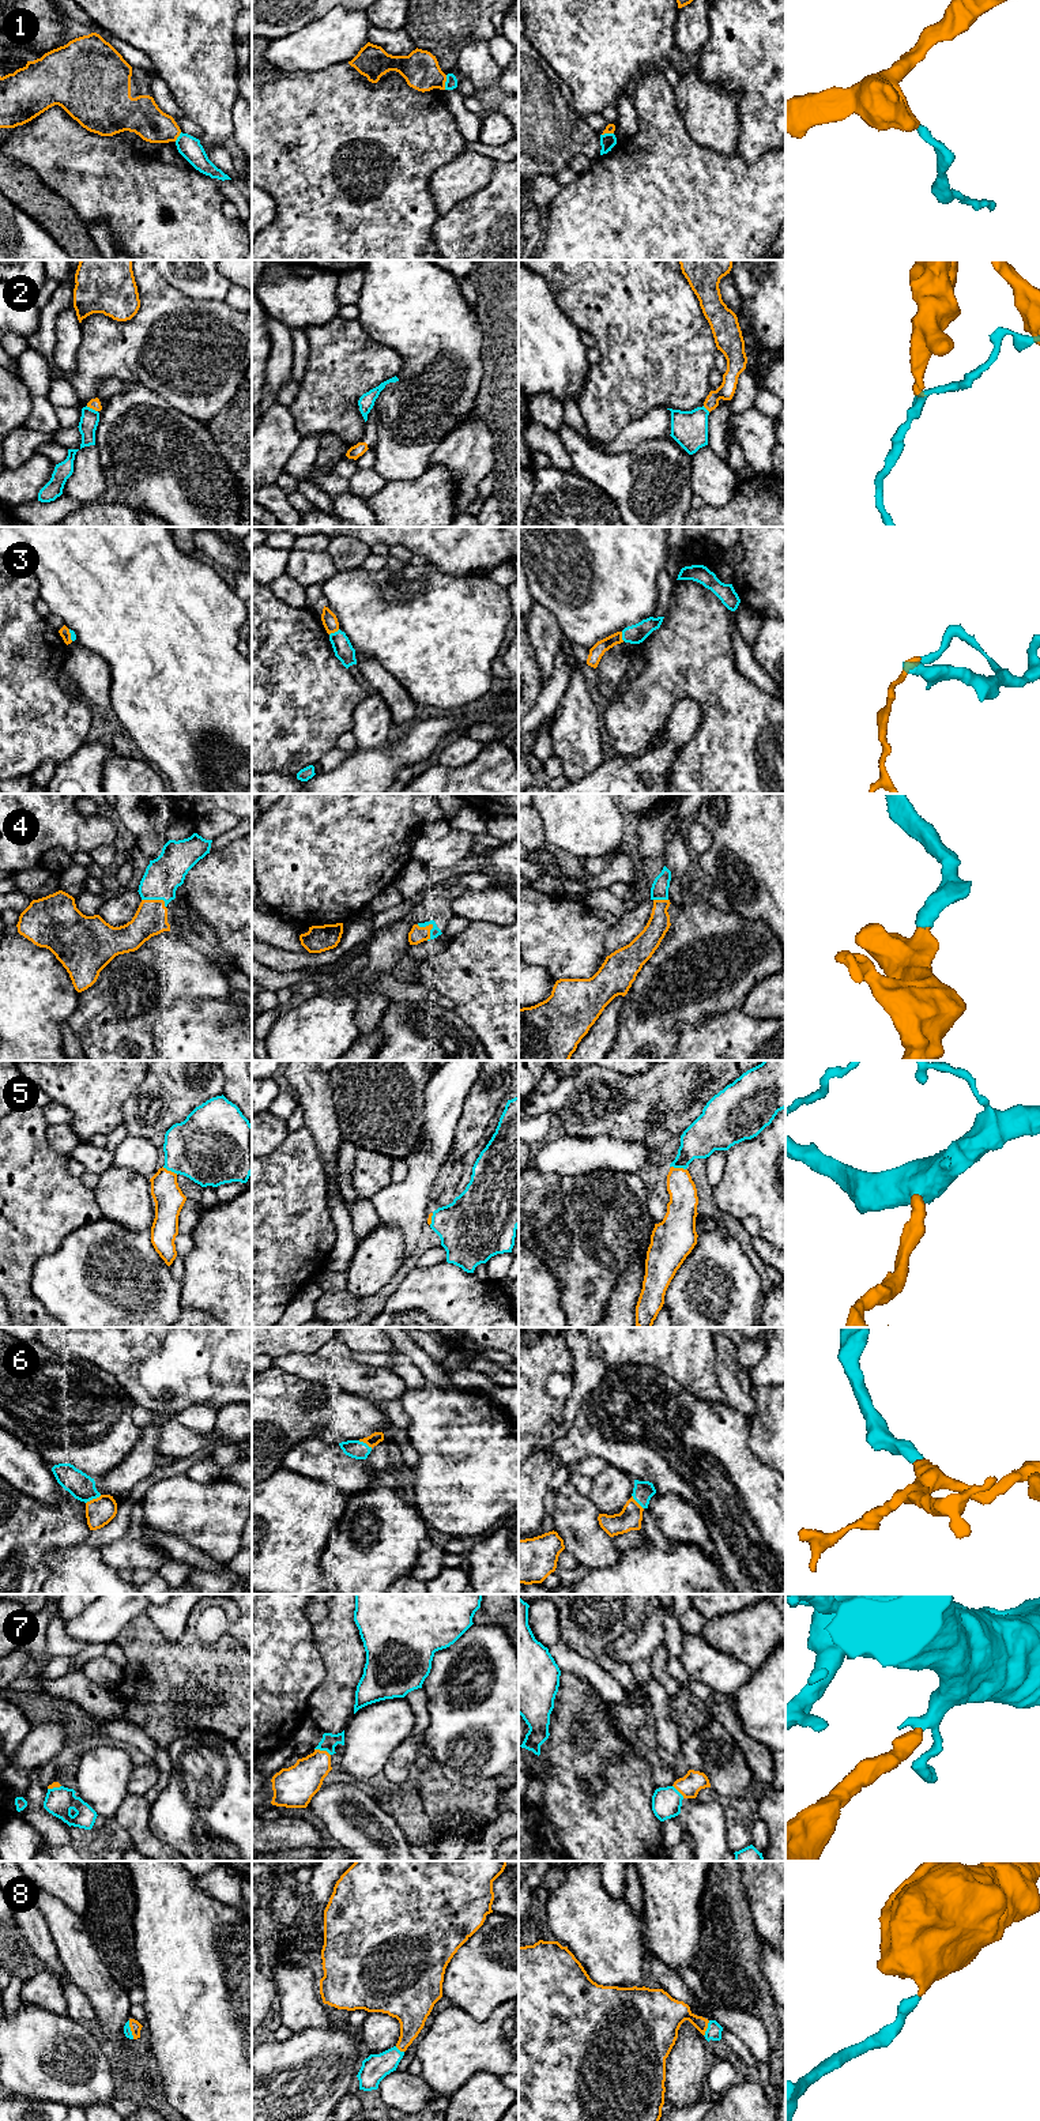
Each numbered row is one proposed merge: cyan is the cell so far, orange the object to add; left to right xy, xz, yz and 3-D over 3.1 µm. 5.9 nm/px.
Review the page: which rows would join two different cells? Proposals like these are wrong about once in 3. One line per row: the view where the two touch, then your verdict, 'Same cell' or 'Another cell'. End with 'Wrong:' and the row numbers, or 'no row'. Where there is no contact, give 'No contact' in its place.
1: Touches cyan in xz. Another cell
2: Touches cyan in xy. Another cell
3: Touches cyan in xz. Another cell
4: Touches cyan in xz. Same cell
5: Touches cyan in xy. Same cell
6: Touches cyan in xy. Same cell
7: Touches cyan in xz. Same cell
8: Touches cyan in yz. Same cell
Wrong: 1, 2, 3

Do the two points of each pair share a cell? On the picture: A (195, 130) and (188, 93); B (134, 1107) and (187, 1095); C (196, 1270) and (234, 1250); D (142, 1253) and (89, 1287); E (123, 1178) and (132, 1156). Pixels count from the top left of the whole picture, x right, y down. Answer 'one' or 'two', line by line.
A: two
B: one
C: one
D: one
E: two

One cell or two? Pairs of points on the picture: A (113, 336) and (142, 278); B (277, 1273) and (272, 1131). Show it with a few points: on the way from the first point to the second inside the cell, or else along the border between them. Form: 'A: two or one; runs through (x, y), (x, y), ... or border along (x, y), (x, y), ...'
A: one; runs through (130, 330), (147, 312), (147, 294)
B: two; border along (290, 1131), (266, 1156)

